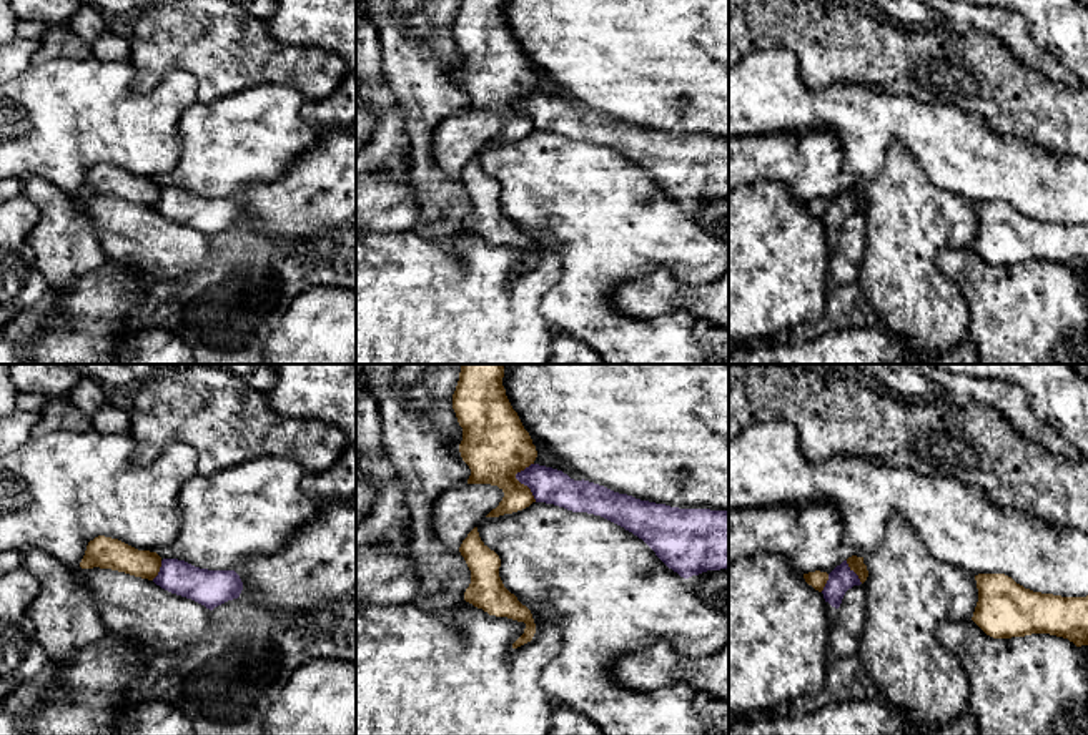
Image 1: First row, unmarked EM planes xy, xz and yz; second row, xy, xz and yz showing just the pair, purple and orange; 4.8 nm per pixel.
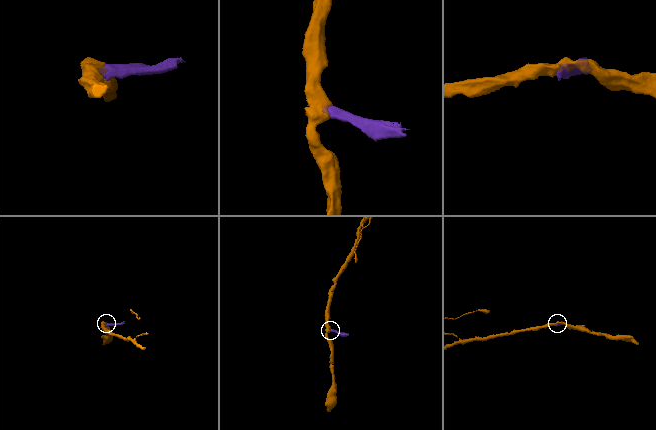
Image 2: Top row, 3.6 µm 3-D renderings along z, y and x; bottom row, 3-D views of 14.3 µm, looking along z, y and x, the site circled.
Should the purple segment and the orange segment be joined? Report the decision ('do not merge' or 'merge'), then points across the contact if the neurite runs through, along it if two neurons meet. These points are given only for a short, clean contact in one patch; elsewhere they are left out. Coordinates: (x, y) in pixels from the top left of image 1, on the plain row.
do not merge | along xz (531, 90), (516, 105), (529, 117), (536, 128)

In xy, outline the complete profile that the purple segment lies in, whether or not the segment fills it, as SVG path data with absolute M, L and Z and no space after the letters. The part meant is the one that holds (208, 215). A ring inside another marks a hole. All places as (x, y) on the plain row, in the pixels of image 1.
M163 186L153 210L210 238L228 228L238 226L243 218L243 210L235 198L200 196L178 186Z

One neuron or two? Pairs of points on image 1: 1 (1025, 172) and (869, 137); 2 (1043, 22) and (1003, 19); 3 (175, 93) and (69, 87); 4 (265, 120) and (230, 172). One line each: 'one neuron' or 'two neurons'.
1: one neuron
2: two neurons
3: one neuron
4: one neuron

